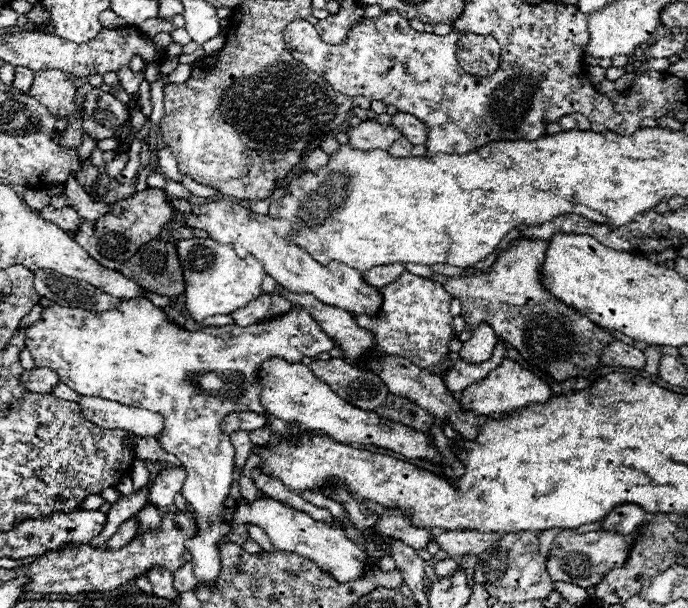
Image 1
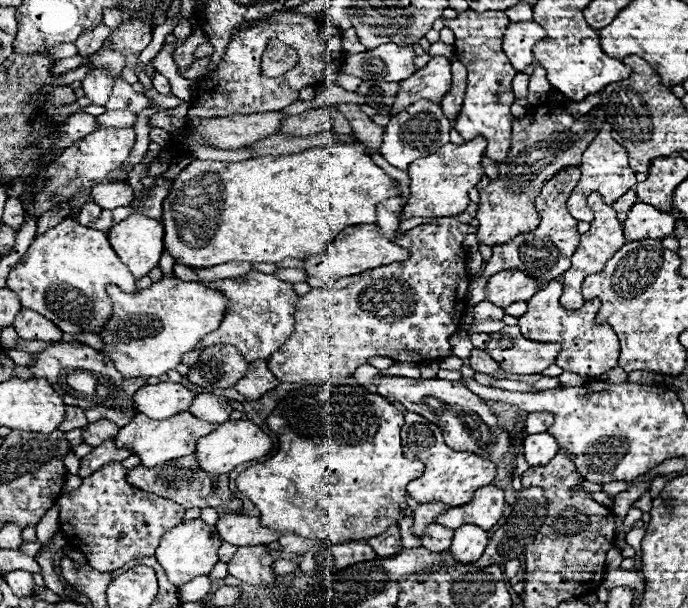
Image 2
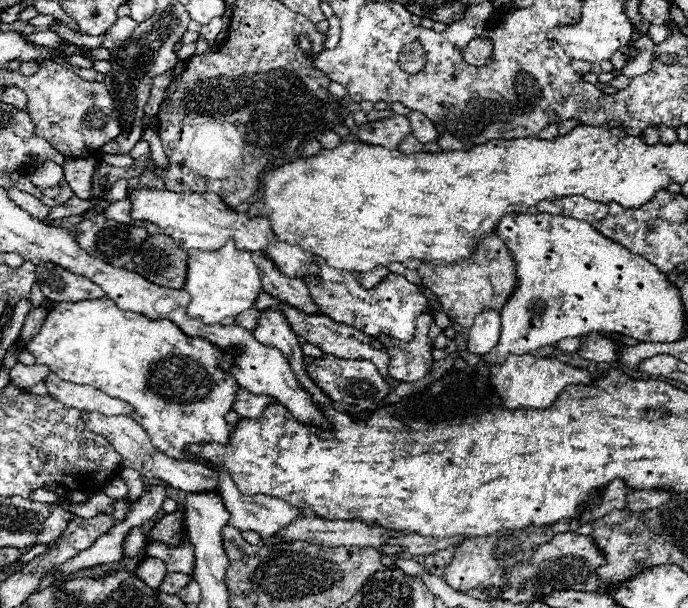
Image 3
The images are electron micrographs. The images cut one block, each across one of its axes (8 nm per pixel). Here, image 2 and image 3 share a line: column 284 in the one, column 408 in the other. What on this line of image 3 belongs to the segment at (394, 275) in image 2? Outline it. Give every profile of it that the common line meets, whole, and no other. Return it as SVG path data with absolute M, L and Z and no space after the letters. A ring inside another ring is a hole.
M422 312L416 316L416 334L410 342L394 340L388 334L374 336L376 340L386 346L390 354L388 372L396 382L416 382L426 376L432 366L432 348L428 340L428 328L434 322L430 312Z

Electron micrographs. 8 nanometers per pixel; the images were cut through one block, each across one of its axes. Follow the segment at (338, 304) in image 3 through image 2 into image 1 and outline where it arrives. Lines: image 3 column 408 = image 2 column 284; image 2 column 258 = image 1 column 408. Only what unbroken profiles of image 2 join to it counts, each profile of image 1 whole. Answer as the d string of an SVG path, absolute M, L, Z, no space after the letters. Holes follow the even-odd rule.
M402 272L392 284L380 288L382 308L376 316L354 316L356 324L370 330L376 338L376 348L386 354L408 358L418 368L436 366L448 354L448 342L454 340L452 316L450 316L450 294L442 284Z

